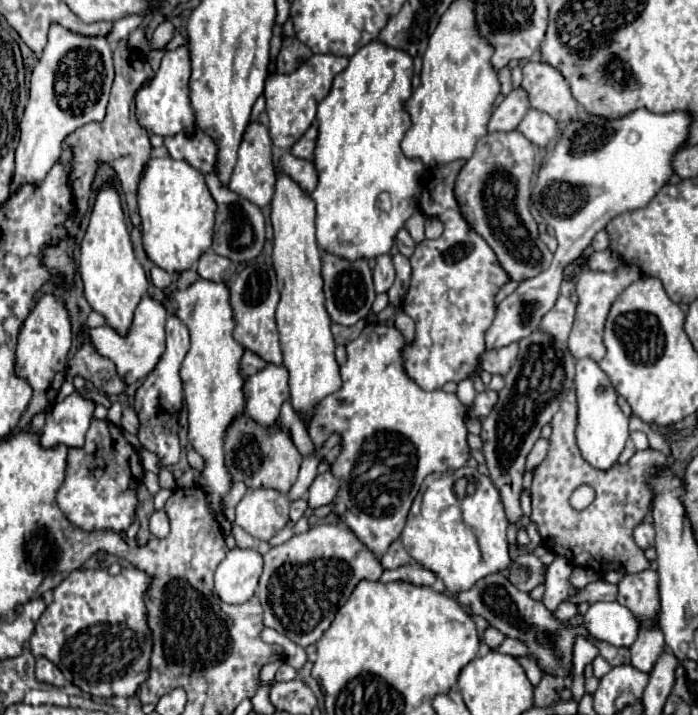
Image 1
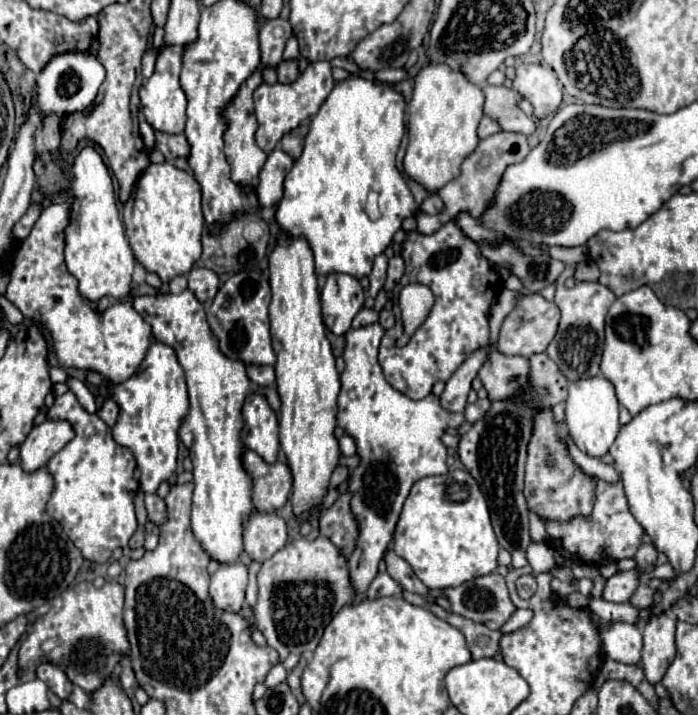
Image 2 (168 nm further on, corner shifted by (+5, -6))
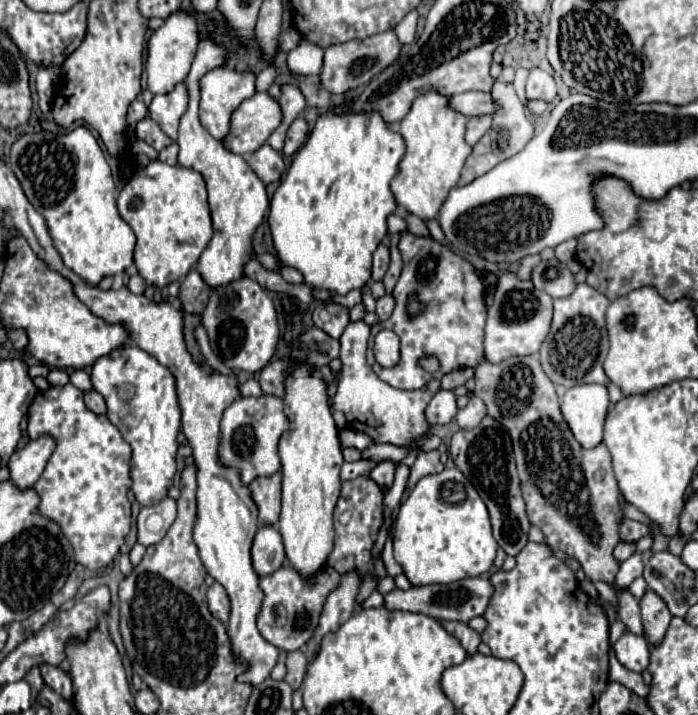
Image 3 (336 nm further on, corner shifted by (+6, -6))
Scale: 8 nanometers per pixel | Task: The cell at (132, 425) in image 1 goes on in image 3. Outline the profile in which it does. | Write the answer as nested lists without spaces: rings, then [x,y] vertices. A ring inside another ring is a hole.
[[[94,389],[84,391],[84,403],[86,403],[86,407],[88,407],[90,411],[94,411],[94,413],[100,413],[100,415],[104,415],[104,413],[106,413],[104,399],[102,399],[102,397],[100,397],[100,393],[96,393]]]

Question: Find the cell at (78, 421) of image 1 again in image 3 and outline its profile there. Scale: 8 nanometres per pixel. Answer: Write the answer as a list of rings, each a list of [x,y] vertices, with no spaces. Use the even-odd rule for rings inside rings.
[[[38,437],[36,441],[30,441],[24,449],[14,451],[14,455],[8,461],[10,481],[16,489],[26,491],[32,489],[34,483],[40,479],[44,465],[48,463],[48,457],[54,449],[52,437]]]

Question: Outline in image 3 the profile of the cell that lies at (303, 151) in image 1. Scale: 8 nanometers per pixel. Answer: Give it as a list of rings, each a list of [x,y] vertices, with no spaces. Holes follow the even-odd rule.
[[[296,117],[288,129],[288,135],[286,135],[286,145],[284,145],[284,155],[294,155],[304,143],[306,143],[306,137],[308,137],[308,123],[304,121],[304,117]]]

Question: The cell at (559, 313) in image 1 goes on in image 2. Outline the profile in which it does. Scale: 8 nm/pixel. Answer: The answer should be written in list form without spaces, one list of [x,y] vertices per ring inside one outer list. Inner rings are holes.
[[[537,293],[529,297],[521,297],[515,309],[505,317],[501,325],[497,349],[505,355],[523,355],[523,357],[529,357],[529,353],[541,353],[557,335],[559,319],[561,319],[561,311],[553,301],[547,301]],[[513,313],[521,313],[521,325],[517,325],[517,317],[513,317]]]

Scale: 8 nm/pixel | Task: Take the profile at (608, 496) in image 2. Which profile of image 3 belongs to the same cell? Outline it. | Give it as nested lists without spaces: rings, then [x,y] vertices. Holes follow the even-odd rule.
[[[624,519],[620,523],[620,539],[624,541],[638,541],[642,539],[644,535],[648,535],[650,529],[638,521],[630,521],[630,519]]]

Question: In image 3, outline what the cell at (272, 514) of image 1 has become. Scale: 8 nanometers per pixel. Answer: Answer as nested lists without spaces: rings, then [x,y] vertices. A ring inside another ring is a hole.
[[[262,525],[252,543],[252,563],[260,577],[278,571],[284,565],[284,545],[282,537],[274,527]]]

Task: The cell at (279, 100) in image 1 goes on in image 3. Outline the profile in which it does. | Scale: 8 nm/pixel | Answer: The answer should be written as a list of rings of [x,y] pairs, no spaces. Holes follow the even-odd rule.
[[[256,93],[242,101],[230,119],[224,147],[232,153],[254,153],[280,125],[280,105],[268,93]]]

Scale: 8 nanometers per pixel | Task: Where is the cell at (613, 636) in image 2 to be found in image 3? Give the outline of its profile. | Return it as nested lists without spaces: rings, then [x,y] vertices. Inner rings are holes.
[[[626,631],[612,647],[616,651],[618,661],[624,667],[628,667],[628,669],[632,669],[636,673],[642,673],[648,667],[648,663],[650,663],[648,643],[640,635],[634,635],[634,633],[628,633]]]

